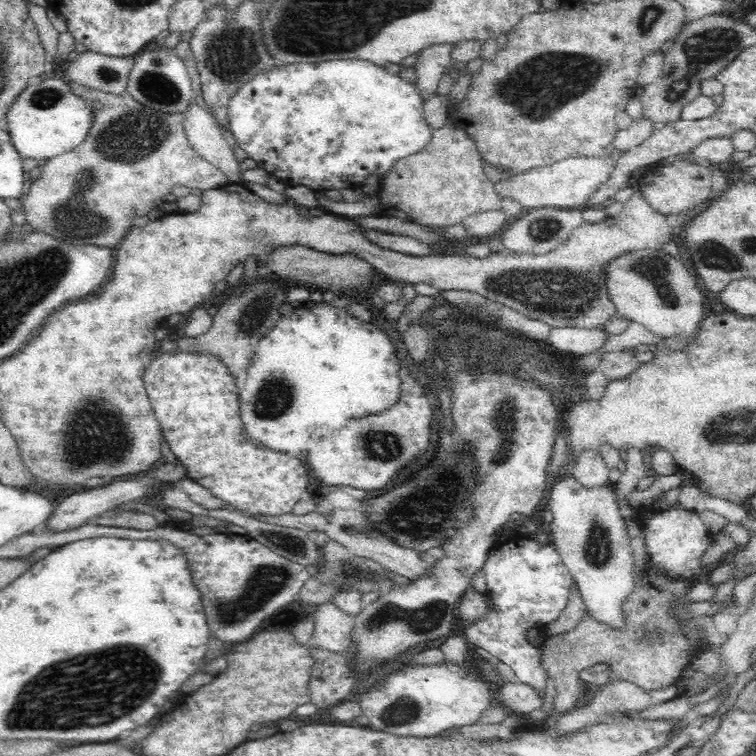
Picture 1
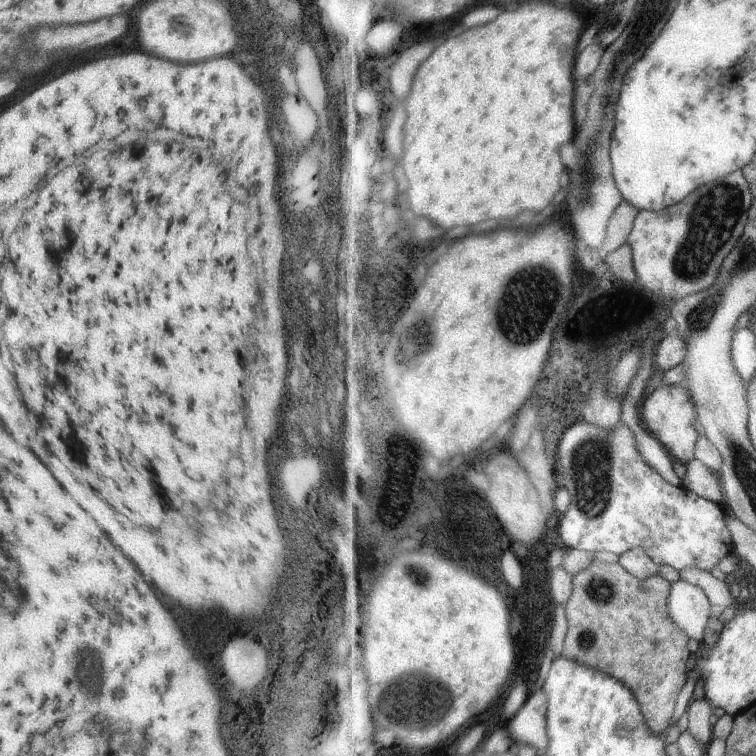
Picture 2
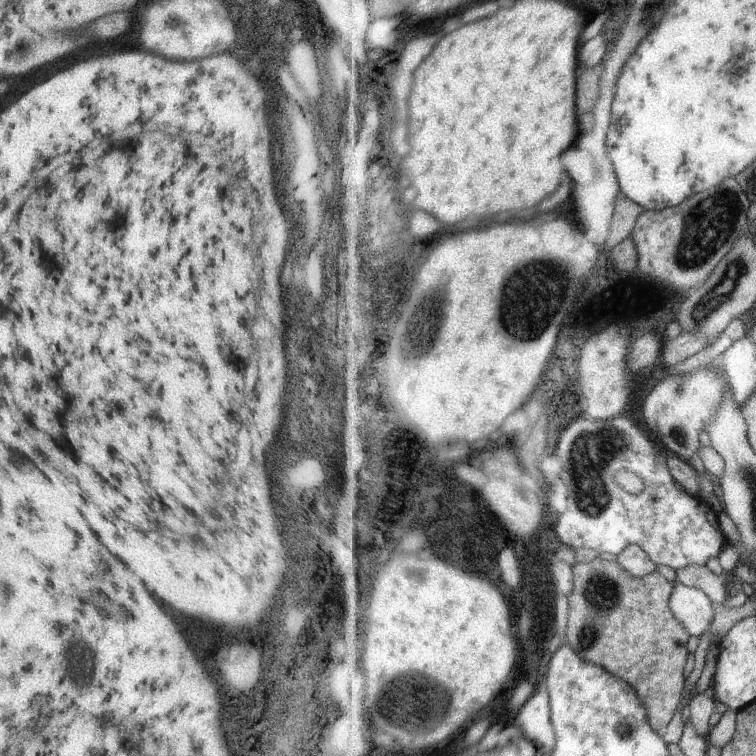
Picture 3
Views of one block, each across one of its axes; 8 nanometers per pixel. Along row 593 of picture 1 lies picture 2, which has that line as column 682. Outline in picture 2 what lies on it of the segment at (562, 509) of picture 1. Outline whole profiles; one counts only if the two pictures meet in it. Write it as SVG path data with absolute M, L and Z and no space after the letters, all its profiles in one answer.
M679 578L671 583L668 600L669 612L675 624L687 632L691 639L703 640L705 628L711 617L712 602L700 586L689 584Z

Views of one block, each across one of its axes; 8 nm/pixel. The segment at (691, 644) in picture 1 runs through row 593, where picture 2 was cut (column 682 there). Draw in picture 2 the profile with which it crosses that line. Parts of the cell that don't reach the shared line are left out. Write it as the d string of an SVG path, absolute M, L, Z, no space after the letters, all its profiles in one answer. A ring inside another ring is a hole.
M597 560L575 574L573 582L573 596L565 605L567 634L559 655L585 666L589 656L595 658L595 664L591 666L615 676L631 688L641 704L647 724L653 732L661 735L671 722L677 698L687 680L691 680L692 670L690 636L675 624L668 609L672 582L658 574L641 579L623 568L620 562ZM625 644L627 652L631 652L631 646L635 648L633 662L638 665L625 666L623 670L623 660L613 660L613 654L615 648L623 652ZM615 664L619 664L619 674L615 672Z

